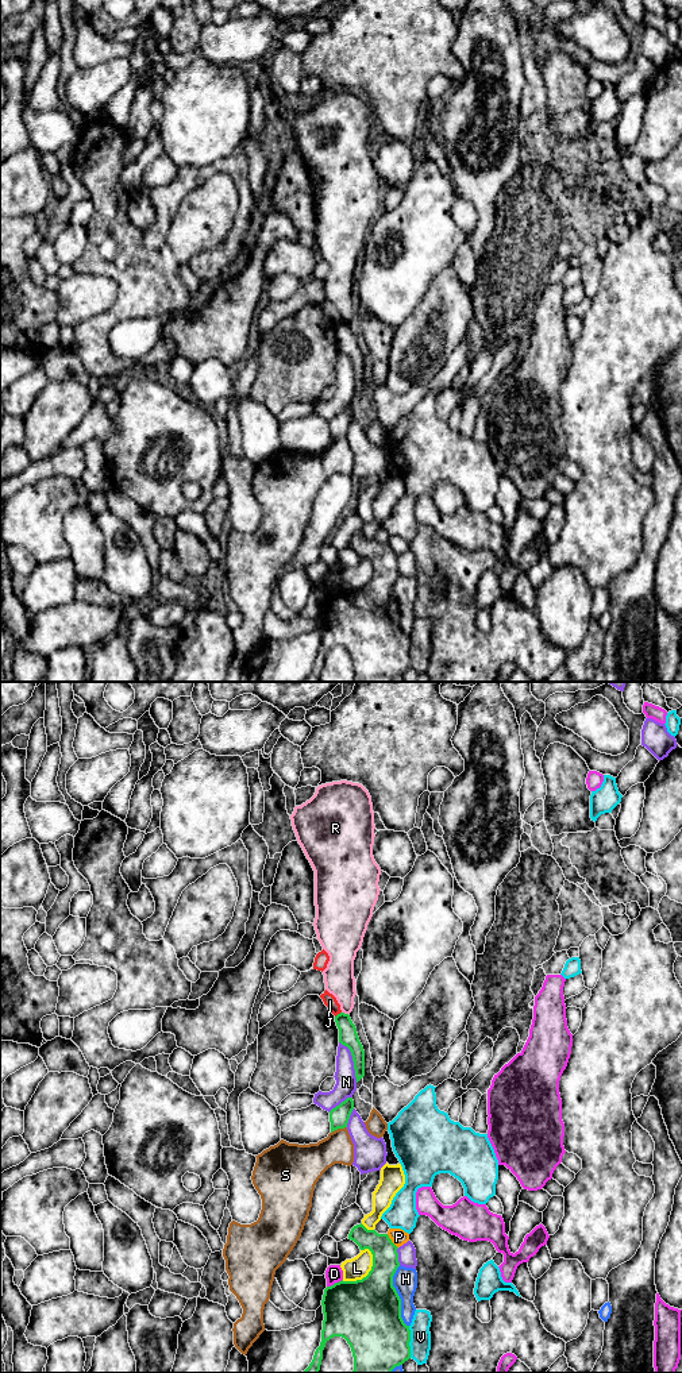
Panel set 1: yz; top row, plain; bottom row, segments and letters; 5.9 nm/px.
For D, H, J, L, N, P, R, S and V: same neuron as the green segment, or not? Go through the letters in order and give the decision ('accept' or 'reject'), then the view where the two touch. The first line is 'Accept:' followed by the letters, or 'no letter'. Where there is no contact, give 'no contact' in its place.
Accept: no letter
D: reject; contact in yz
H: reject; contact in yz
J: reject; contact in yz
L: reject; contact in yz
N: reject; contact in yz
P: reject; contact in yz
R: reject; contact in yz
S: reject; contact in yz
V: reject; contact in yz

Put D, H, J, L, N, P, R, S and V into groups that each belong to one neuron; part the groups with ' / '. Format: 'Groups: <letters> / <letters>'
Groups: D / H / J / L / N / P / R / S / V

